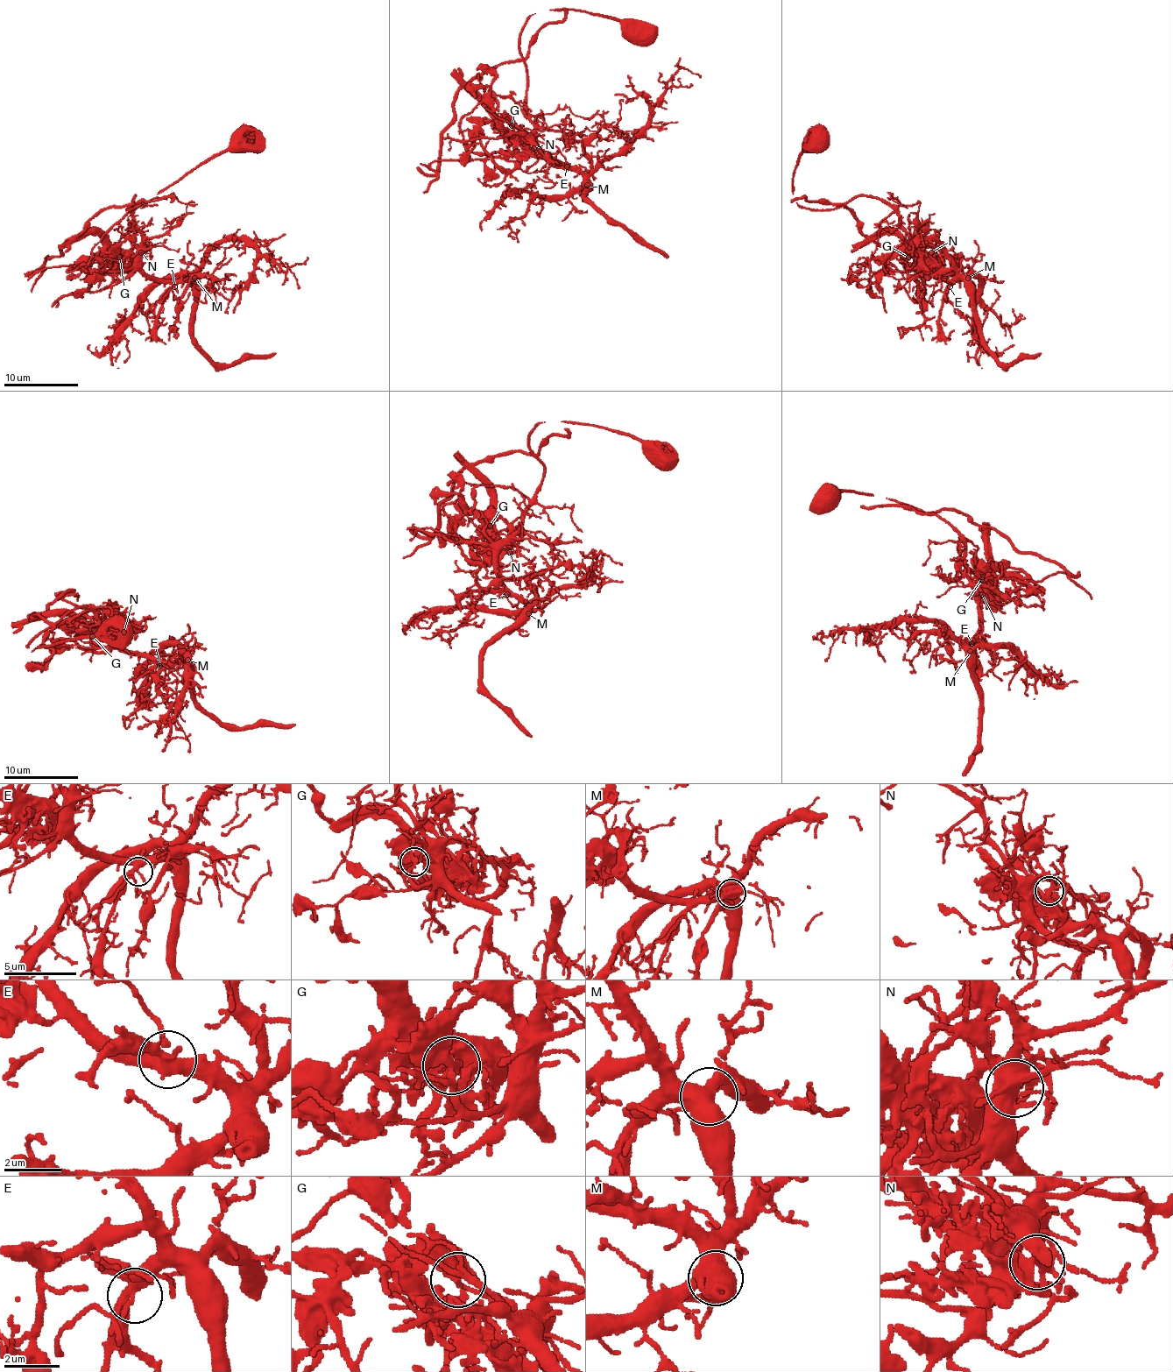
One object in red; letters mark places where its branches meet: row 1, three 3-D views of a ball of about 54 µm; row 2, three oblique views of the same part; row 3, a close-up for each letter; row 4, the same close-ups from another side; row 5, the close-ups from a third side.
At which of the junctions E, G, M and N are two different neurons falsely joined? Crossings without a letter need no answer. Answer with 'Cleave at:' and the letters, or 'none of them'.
Cleave at: G, N

